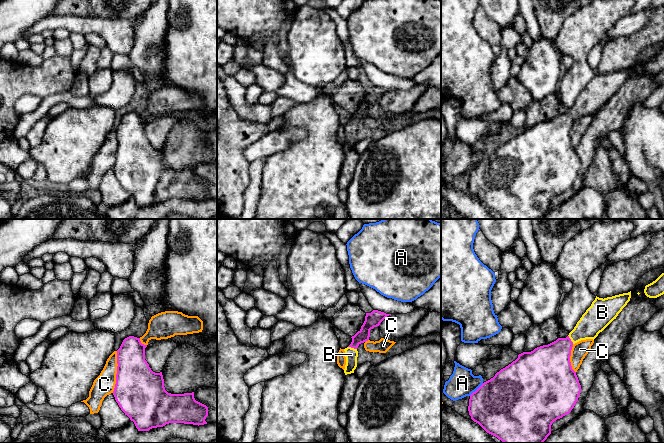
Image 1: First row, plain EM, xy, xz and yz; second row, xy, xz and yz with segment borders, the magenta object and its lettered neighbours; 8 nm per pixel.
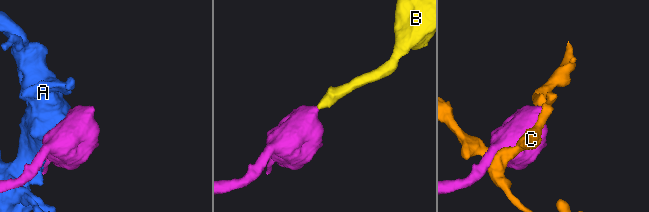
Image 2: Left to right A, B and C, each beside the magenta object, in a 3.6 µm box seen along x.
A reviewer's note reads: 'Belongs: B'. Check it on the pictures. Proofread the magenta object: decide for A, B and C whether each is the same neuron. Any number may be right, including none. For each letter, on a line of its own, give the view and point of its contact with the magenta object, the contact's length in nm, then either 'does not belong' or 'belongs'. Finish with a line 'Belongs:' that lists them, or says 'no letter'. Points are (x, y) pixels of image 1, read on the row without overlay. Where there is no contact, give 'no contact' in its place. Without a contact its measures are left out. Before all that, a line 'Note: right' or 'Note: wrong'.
Note: right
A: contact yz (477, 165); length 160 nm; does not belong
B: contact xz (352, 123); length 80 nm; belongs
C: contact xy (117, 148); length 340 nm; does not belong
Belongs: B

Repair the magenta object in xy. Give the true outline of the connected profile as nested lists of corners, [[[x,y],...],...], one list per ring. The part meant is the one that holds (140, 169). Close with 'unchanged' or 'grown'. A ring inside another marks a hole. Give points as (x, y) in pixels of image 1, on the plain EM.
[[[125,114],[117,126],[117,150],[113,167],[121,186],[134,198],[138,207],[149,207],[169,199],[207,200],[208,183],[194,174],[194,168],[171,170],[165,166],[162,148],[155,149],[145,136],[145,124],[140,114]]]; unchanged

